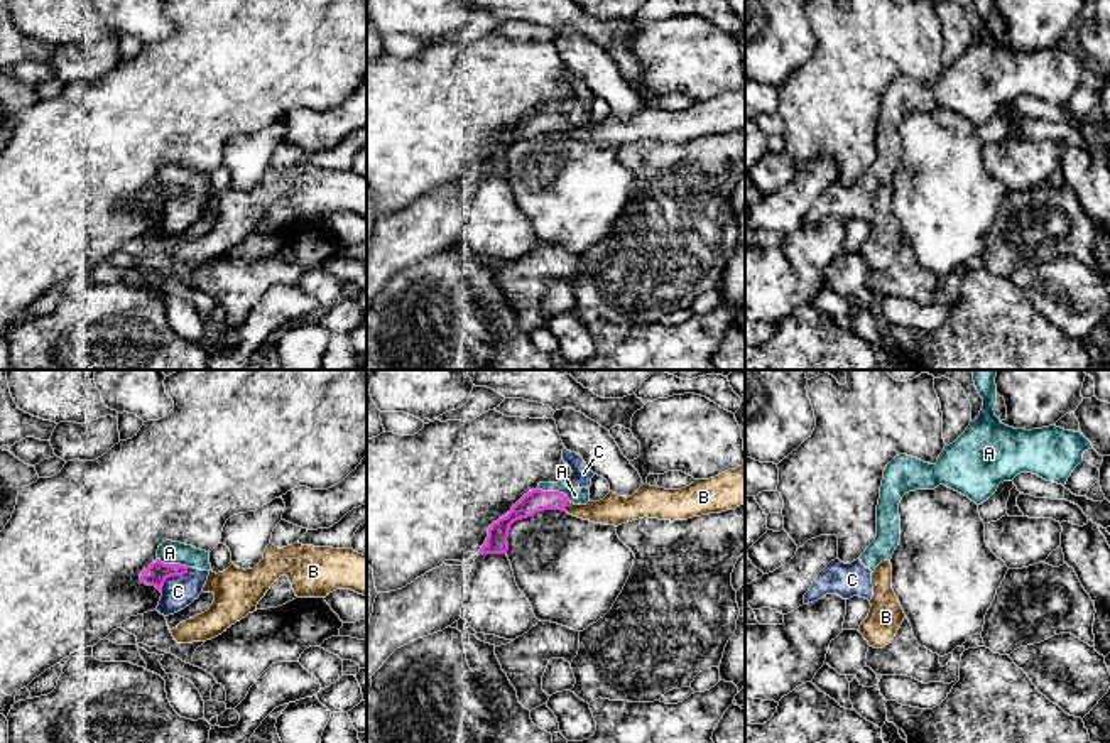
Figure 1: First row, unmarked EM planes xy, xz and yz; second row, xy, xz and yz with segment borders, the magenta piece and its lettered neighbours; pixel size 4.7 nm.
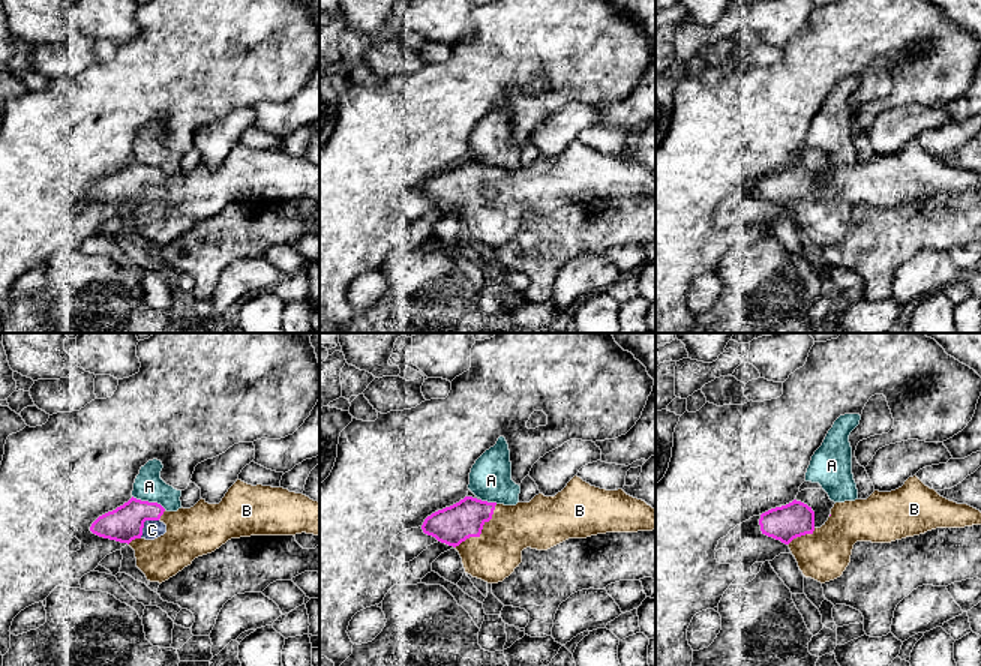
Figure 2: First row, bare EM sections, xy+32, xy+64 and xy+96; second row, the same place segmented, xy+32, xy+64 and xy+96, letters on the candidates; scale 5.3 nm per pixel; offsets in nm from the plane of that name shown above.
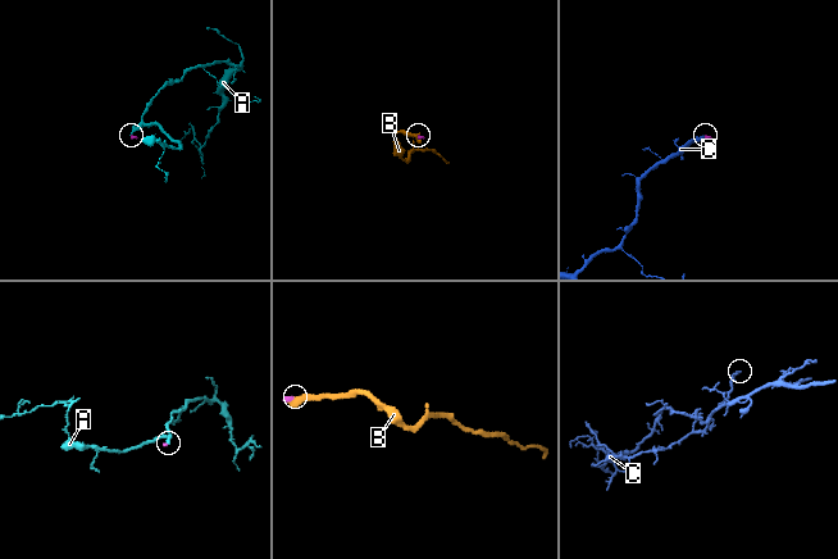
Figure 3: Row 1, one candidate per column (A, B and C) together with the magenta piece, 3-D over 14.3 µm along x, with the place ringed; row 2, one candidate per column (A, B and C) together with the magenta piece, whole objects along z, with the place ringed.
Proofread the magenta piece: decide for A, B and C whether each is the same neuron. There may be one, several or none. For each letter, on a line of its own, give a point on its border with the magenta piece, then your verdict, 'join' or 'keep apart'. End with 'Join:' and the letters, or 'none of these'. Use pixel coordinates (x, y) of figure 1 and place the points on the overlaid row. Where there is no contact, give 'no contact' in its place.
A: xz (553, 492) | keep apart
B: xz (565, 504) | join
C: xy (171, 574) | keep apart
Join: B

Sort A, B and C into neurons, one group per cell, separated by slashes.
A C / B

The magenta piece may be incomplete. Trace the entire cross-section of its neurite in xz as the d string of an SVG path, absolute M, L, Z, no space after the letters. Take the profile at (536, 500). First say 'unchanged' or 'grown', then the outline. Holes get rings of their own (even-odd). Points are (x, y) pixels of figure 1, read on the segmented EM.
grown; M745 463L710 480L696 480L681 490L642 485L632 496L610 491L600 502L574 505L564 493L532 490L512 510L493 522L478 554L507 554L509 530L517 520L544 510L563 510L573 517L601 525L622 525L644 517L659 520L688 520L693 517L735 510L745 503Z

